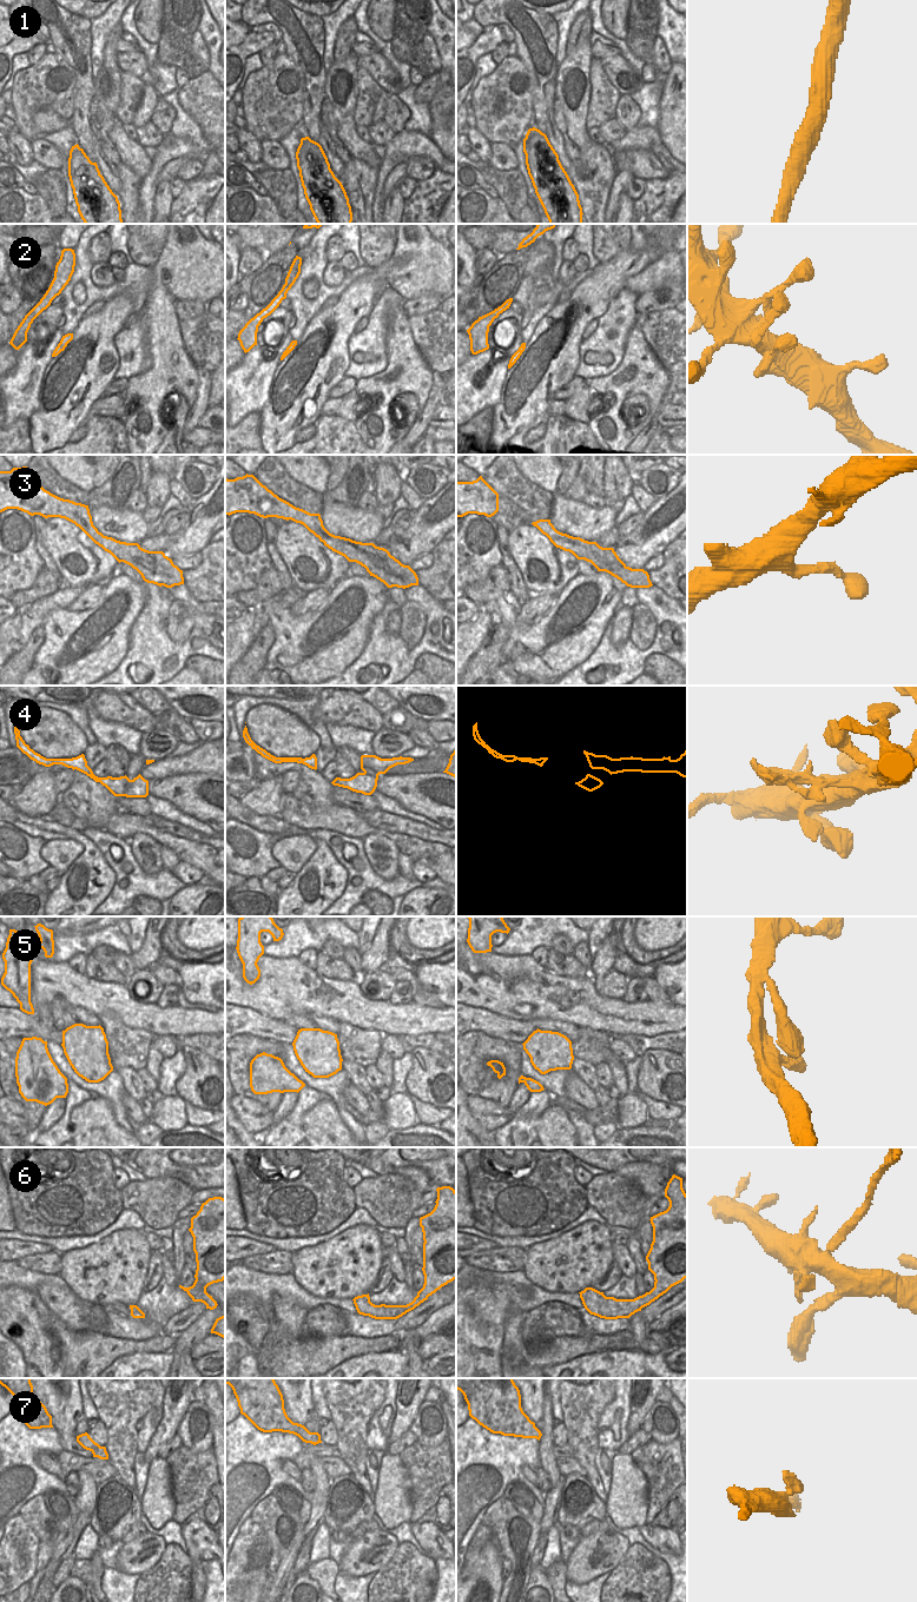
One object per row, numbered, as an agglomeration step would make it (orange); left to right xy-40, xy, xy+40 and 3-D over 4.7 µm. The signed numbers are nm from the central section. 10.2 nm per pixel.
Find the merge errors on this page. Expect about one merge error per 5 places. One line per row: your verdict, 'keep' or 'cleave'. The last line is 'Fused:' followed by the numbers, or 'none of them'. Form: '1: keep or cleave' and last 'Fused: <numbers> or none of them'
1: keep
2: keep
3: keep
4: keep
5: keep
6: keep
7: keep
Fused: none of them

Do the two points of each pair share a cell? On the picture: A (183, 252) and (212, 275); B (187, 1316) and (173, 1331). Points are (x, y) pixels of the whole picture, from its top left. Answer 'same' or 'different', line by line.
A: same
B: same

